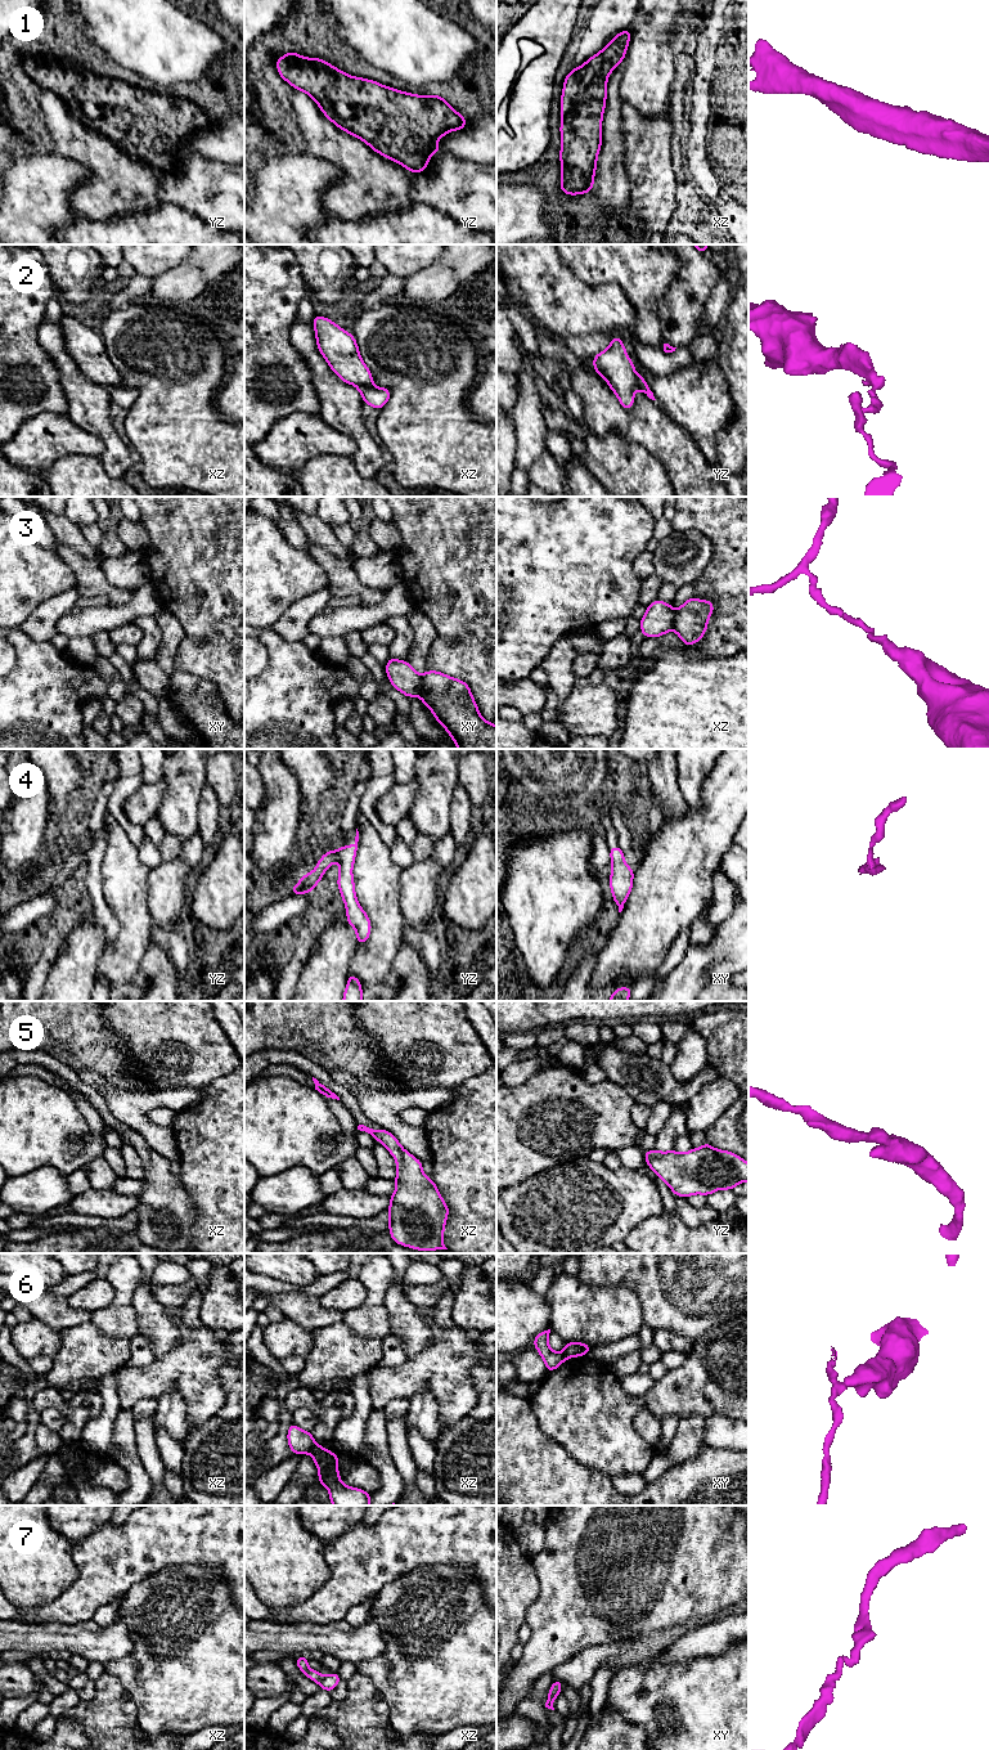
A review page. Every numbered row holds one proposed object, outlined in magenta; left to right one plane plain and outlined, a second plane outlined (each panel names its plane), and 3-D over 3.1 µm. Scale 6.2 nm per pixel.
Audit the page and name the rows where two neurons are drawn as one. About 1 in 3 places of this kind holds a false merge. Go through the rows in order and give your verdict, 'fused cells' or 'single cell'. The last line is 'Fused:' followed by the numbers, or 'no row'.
1: single cell
2: fused cells
3: fused cells
4: single cell
5: single cell
6: fused cells
7: single cell
Fused: 2, 3, 6

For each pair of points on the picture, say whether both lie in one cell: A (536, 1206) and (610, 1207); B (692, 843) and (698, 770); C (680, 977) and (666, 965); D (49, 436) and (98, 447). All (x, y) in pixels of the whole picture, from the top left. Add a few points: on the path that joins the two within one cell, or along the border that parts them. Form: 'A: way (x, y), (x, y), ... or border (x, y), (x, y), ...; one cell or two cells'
A: way (554, 1207), (592, 1207); one cell
B: border (709, 776), (704, 782), (701, 801), (689, 807); two cells
C: border (688, 943), (684, 957), (665, 978); two cells
D: way (61, 436), (86, 443); one cell

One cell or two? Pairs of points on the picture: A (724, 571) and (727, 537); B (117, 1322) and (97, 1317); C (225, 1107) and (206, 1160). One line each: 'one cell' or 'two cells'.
A: one cell
B: one cell
C: one cell

